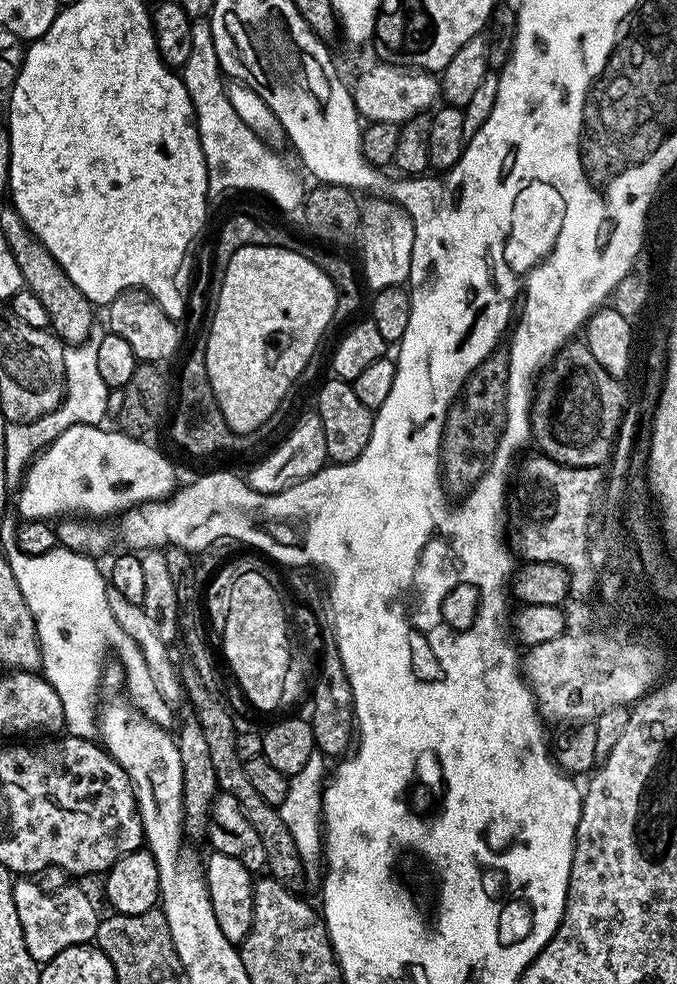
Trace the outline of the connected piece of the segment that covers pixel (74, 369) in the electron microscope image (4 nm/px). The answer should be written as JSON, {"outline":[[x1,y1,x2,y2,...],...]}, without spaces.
{"outline":[[89,338,83,344,73,344,64,350,64,400,50,414,34,418,34,422,21,424,9,423,4,432,2,455,6,458,6,474,10,478,21,477,26,465,48,447,62,430,79,424,99,425,106,417,108,387,102,382,102,373,98,370,98,339]]}

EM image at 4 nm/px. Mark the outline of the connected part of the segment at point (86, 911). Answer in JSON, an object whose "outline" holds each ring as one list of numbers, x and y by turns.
{"outline":[[17,879,13,883,12,893,18,906,18,922,22,922,22,934,26,938,26,950,30,950,37,964,47,964,70,946,93,943,101,917,96,916,91,898,80,888,60,888,57,892,47,892,32,880,35,879]]}

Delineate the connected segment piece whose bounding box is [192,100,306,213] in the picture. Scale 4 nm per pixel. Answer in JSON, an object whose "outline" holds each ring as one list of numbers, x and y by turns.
{"outline":[[196,100,192,103,196,108,196,118,200,126,200,141,202,142,202,154,208,163,208,191,228,192,231,188,241,188,244,192,261,192,269,196,284,212,301,211,306,195,306,184,296,177,296,172,276,152,271,152,269,145,256,136,238,114,234,114,234,106,230,106,228,100]]}

